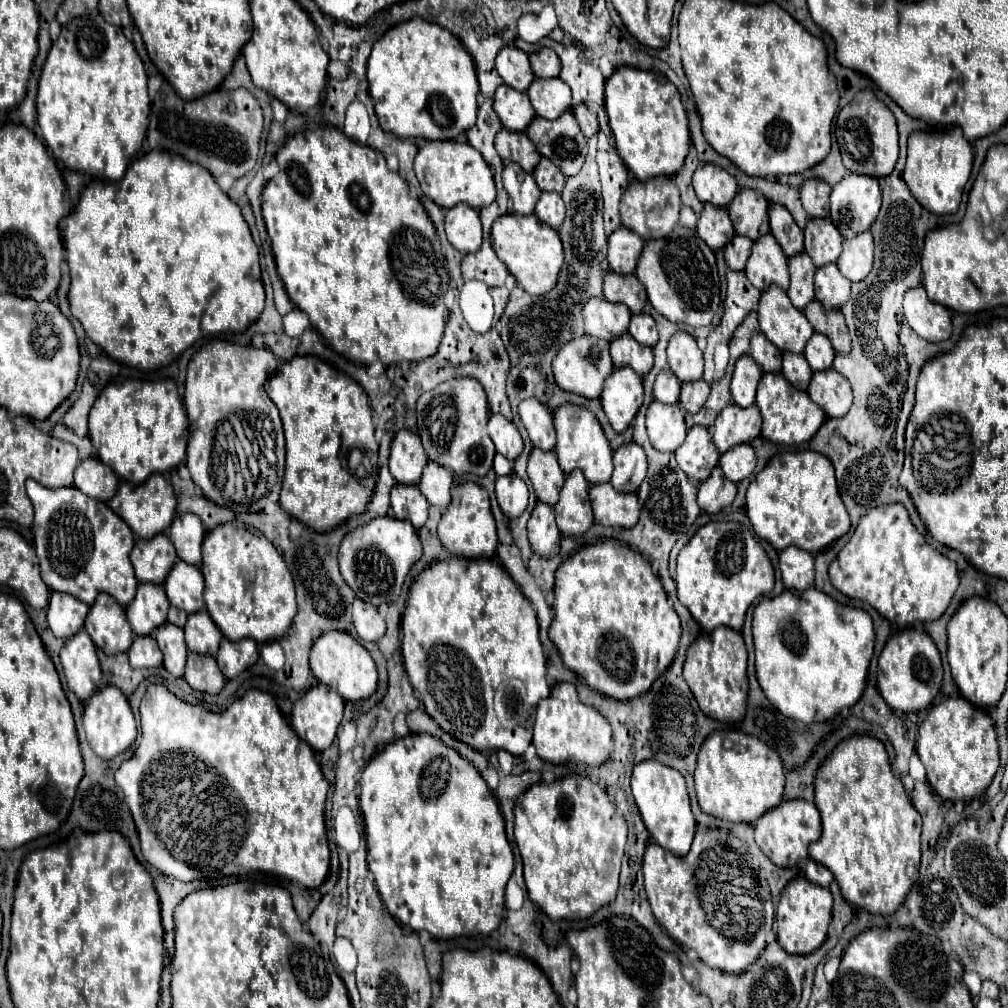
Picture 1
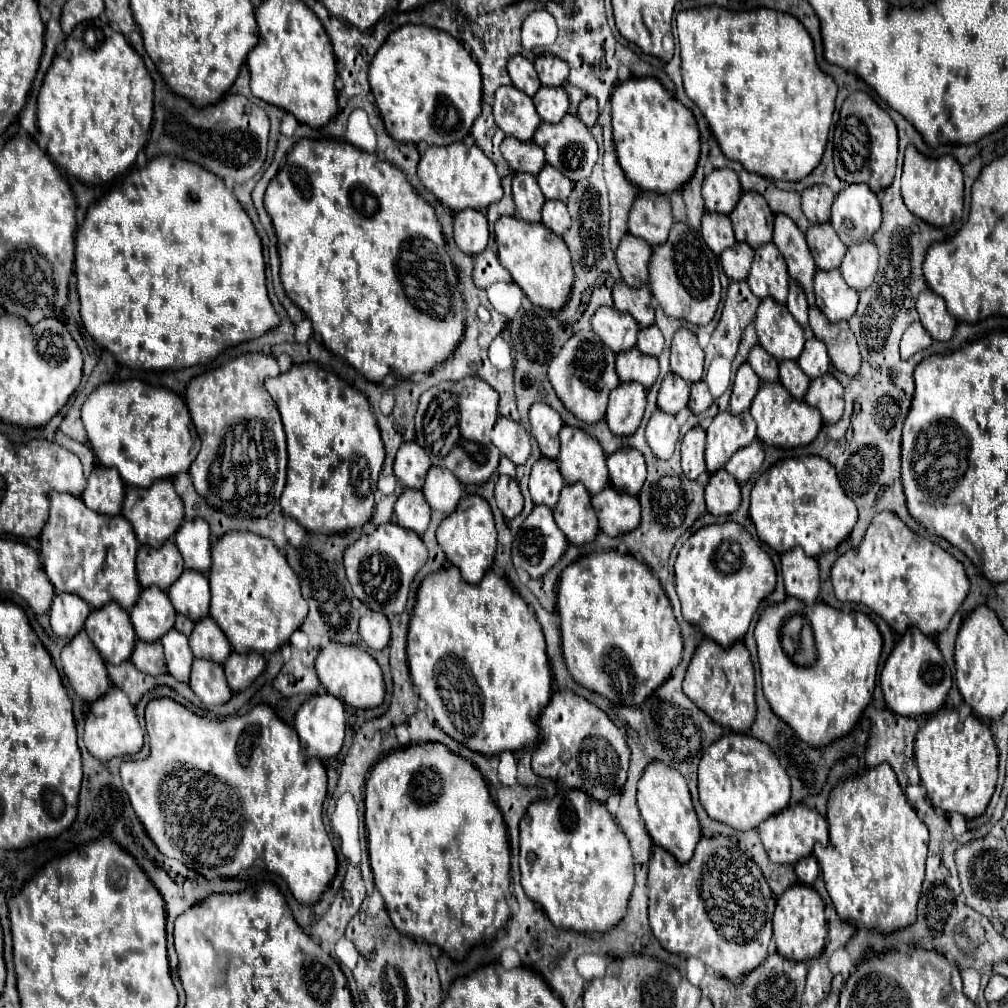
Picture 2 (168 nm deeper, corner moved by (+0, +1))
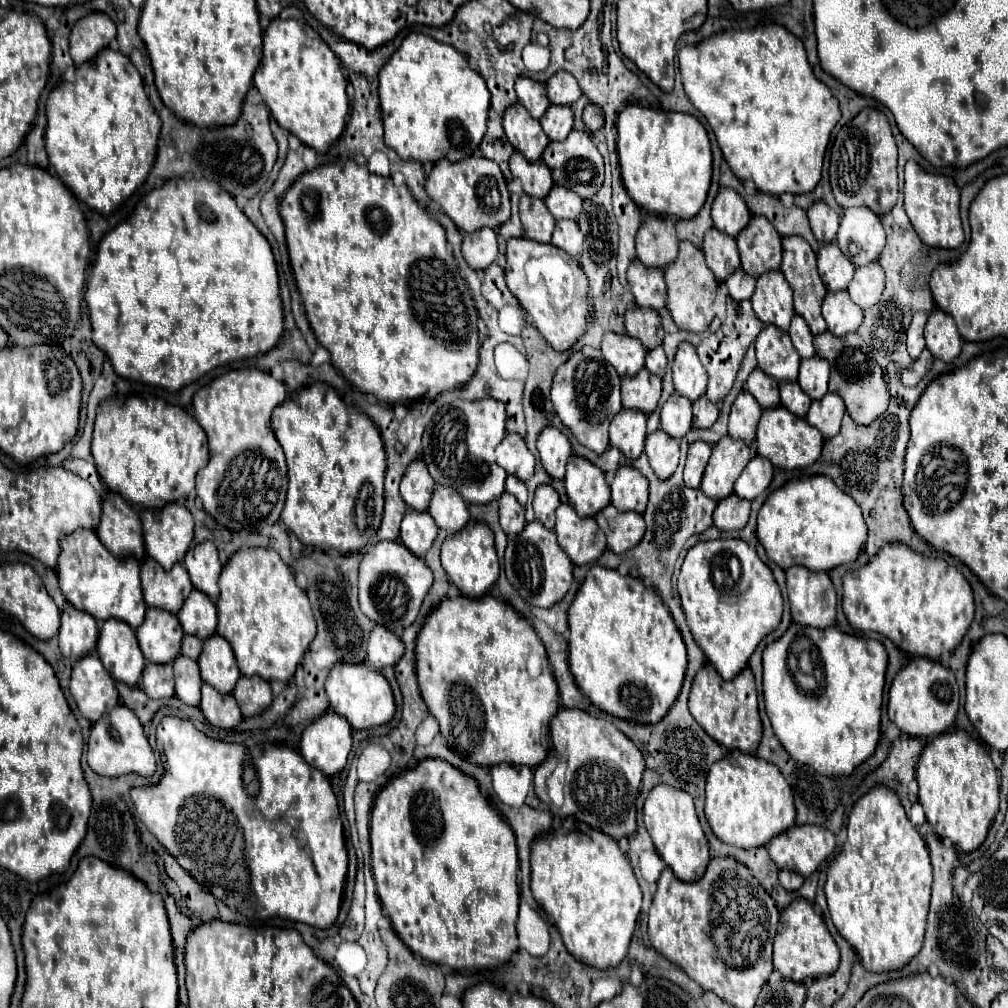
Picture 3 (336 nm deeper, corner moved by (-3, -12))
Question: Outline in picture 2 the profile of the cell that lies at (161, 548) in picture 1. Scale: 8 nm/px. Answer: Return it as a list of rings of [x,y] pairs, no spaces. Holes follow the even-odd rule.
[[[168,541],[164,547],[140,547],[138,559],[136,559],[136,571],[138,581],[142,587],[156,585],[162,591],[168,591],[168,587],[182,575],[184,561],[178,551],[178,547]]]

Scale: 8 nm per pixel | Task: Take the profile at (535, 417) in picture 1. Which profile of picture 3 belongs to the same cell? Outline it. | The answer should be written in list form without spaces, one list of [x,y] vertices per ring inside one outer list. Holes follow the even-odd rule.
[[[545,428],[539,434],[537,450],[543,462],[543,468],[551,478],[563,478],[565,476],[565,464],[567,458],[573,454],[571,444],[565,434],[561,434],[557,428]]]

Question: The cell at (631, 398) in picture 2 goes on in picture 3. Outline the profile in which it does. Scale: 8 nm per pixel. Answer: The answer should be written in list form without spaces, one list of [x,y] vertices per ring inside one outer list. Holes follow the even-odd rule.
[[[623,408],[623,412],[619,412],[615,420],[611,420],[611,428],[609,428],[611,446],[621,450],[627,458],[635,460],[645,446],[645,436],[647,436],[645,422],[647,422],[645,412]]]

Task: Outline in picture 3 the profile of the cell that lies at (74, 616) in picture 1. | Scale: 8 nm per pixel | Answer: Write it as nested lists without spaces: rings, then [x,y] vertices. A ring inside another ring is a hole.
[[[67,606],[61,612],[61,628],[59,628],[59,648],[65,658],[77,660],[83,654],[91,652],[97,644],[99,626],[97,620],[83,610]]]

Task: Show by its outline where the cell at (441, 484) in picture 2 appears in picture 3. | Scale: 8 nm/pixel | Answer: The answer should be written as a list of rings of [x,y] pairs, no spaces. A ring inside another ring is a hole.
[[[441,484],[433,492],[429,514],[433,516],[439,528],[451,534],[459,532],[469,522],[469,510],[459,492],[455,492],[455,488],[443,488]]]

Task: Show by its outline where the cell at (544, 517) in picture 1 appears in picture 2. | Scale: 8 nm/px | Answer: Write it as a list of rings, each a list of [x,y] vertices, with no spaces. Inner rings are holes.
[[[536,505],[514,537],[512,563],[516,569],[524,569],[530,575],[530,579],[540,579],[560,561],[566,547],[568,547],[568,539],[564,539],[564,533],[556,527],[552,519],[552,509],[546,505]]]

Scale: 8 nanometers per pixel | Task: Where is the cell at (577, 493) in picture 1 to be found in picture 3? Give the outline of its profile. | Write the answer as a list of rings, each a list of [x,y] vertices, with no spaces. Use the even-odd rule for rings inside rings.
[[[561,504],[557,508],[555,532],[559,544],[567,550],[575,566],[589,564],[607,550],[605,534],[595,518],[579,516],[571,504]]]

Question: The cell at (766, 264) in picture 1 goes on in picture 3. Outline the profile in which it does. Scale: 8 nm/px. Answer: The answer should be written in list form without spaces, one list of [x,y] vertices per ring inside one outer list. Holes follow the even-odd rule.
[[[781,270],[765,272],[757,278],[757,288],[751,298],[757,318],[765,324],[775,324],[779,330],[787,330],[793,310],[793,292]]]

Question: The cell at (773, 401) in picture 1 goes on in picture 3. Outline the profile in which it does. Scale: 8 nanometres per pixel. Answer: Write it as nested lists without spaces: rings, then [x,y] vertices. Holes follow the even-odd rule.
[[[779,406],[779,408],[765,408],[761,414],[761,420],[757,424],[757,454],[771,460],[771,464],[775,464],[777,468],[785,468],[785,470],[793,470],[793,468],[805,468],[809,464],[813,464],[823,450],[823,434],[817,432],[817,428],[811,428],[811,424],[807,424],[805,418],[799,418],[791,412],[787,412],[787,408]]]

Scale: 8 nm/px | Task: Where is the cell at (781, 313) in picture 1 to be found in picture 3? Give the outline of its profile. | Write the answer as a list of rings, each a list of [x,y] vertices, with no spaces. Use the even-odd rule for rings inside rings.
[[[767,324],[757,336],[757,360],[759,368],[775,380],[797,380],[799,354],[795,352],[787,332],[779,332],[773,324]]]

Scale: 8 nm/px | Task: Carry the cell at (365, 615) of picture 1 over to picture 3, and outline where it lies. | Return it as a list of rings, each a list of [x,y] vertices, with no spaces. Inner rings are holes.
[[[375,626],[369,634],[367,642],[367,662],[373,668],[393,666],[403,654],[403,642],[391,630],[383,626]]]

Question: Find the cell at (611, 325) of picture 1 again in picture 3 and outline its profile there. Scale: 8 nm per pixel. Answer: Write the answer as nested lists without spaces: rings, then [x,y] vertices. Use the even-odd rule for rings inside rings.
[[[607,332],[603,336],[601,352],[615,366],[619,376],[635,376],[643,364],[645,364],[645,348],[639,344],[639,340],[623,334],[619,336],[617,332]]]

